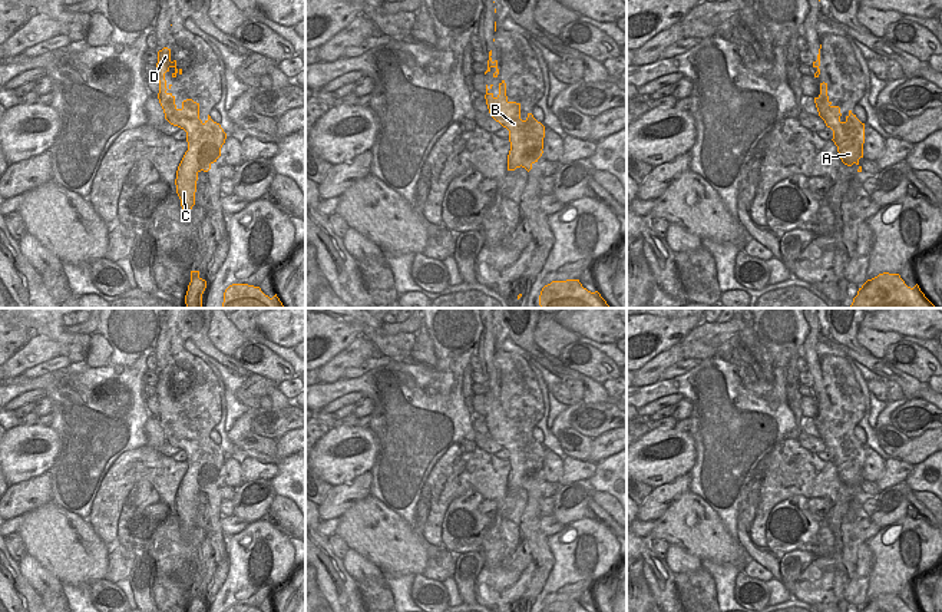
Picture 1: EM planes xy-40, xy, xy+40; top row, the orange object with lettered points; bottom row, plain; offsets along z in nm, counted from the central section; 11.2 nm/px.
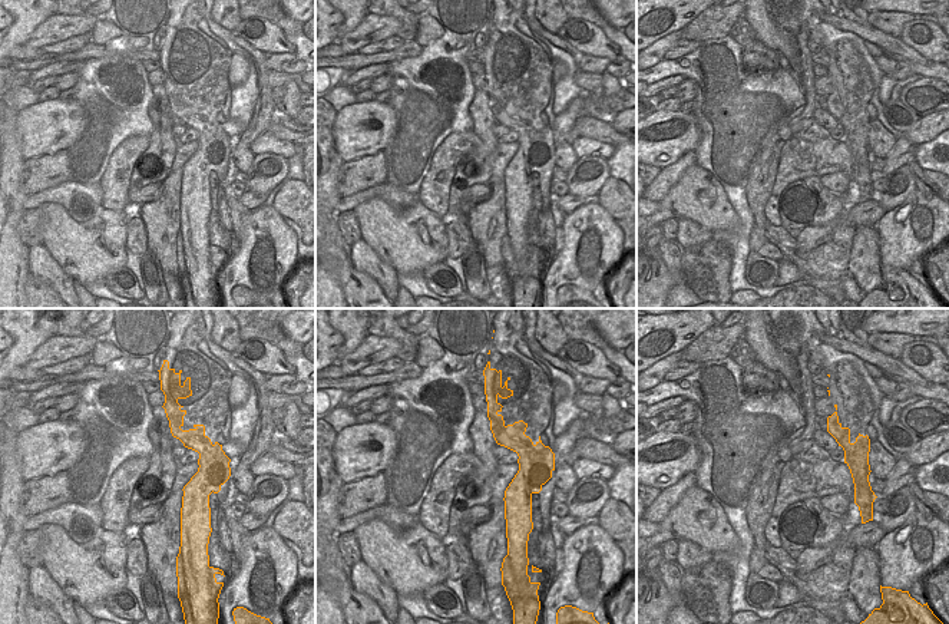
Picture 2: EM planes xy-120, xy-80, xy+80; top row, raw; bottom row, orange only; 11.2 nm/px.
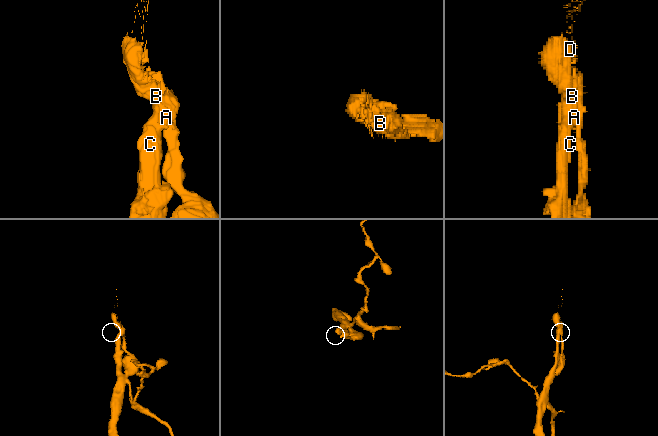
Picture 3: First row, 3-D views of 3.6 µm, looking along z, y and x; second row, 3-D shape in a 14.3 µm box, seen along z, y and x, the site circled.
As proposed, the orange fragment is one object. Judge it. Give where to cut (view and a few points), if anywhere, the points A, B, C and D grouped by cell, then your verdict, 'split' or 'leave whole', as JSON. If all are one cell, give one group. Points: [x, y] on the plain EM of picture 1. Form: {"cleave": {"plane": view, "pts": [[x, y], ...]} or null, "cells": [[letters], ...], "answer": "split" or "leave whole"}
{"cleave": {"plane": "xy-40", "pts": [[208, 465], [200, 470], [200, 490]]}, "cells": [["A"], ["B", "C", "D"]], "answer": "split"}

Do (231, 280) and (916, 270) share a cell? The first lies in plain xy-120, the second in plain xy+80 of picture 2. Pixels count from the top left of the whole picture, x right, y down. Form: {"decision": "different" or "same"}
{"decision": "different"}

